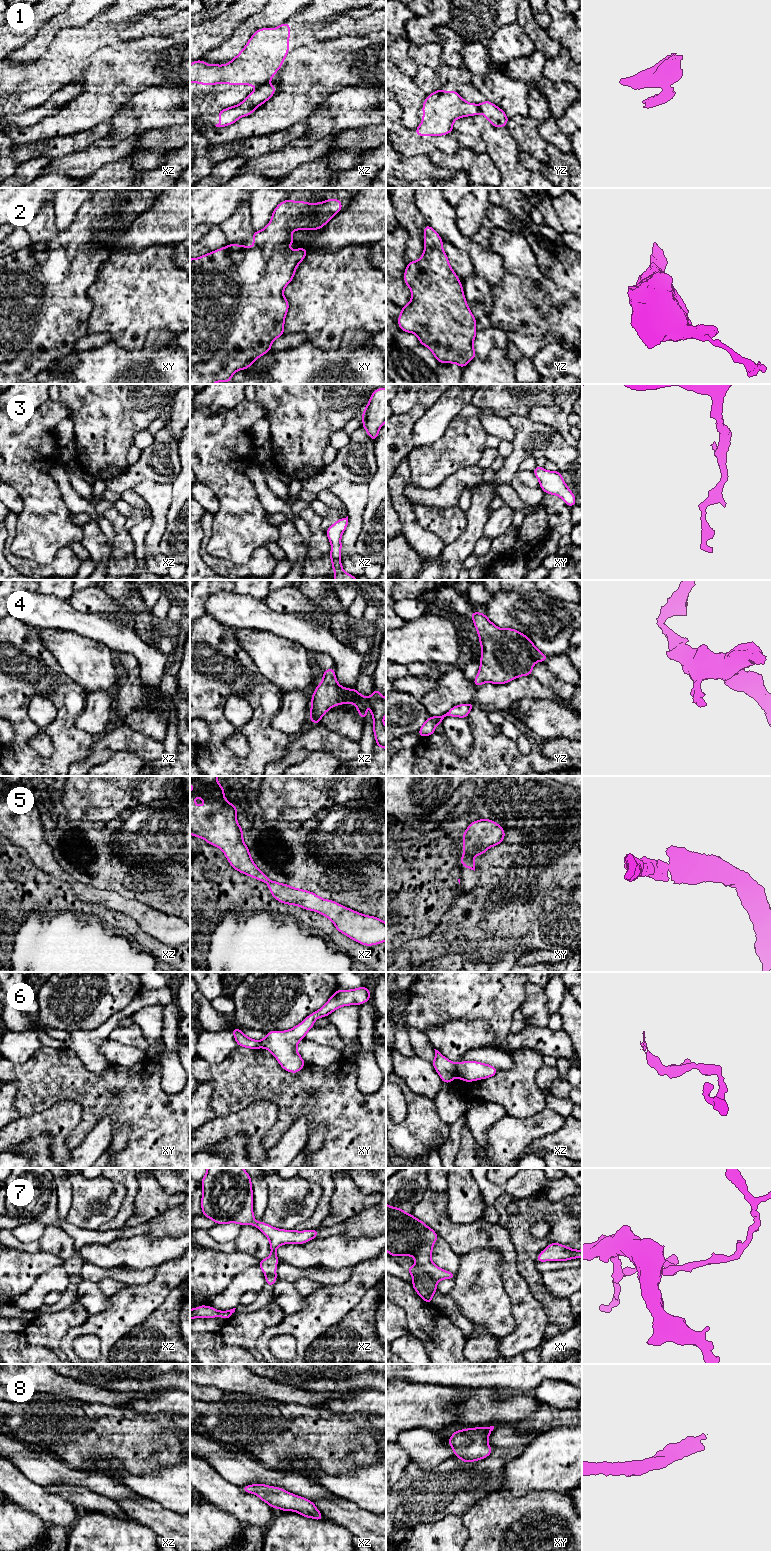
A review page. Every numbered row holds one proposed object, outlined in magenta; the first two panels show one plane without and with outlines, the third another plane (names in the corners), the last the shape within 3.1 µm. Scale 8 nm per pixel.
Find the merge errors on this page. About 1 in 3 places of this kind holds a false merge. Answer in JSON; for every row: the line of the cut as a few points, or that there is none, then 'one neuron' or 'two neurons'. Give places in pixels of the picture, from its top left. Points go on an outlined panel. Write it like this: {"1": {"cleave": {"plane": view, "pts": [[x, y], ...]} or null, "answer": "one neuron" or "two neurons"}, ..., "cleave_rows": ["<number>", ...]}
{"1": {"cleave": {"plane": "xz", "pts": [[266, 83], [258, 88]]}, "answer": "two neurons"}, "2": {"cleave": null, "answer": "one neuron"}, "3": {"cleave": null, "answer": "one neuron"}, "4": {"cleave": null, "answer": "one neuron"}, "5": {"cleave": null, "answer": "one neuron"}, "6": {"cleave": null, "answer": "one neuron"}, "7": {"cleave": null, "answer": "one neuron"}, "8": {"cleave": null, "answer": "one neuron"}, "cleave_rows": ["1"]}

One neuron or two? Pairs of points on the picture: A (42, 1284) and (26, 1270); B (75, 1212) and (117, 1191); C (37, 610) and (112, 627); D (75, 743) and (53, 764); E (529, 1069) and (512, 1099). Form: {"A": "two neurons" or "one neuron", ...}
{"A": "two neurons", "B": "one neuron", "C": "one neuron", "D": "one neuron", "E": "one neuron"}

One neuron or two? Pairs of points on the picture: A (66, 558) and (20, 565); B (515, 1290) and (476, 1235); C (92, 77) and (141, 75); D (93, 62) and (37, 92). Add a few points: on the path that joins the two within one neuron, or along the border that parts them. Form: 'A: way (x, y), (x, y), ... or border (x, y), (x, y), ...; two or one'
A: way (55, 569), (31, 569); one
B: way (510, 1273), (509, 1255), (496, 1242), (493, 1242); one
C: border (100, 53), (105, 81), (86, 88); two
D: way (79, 61), (68, 61), (51, 78); one

